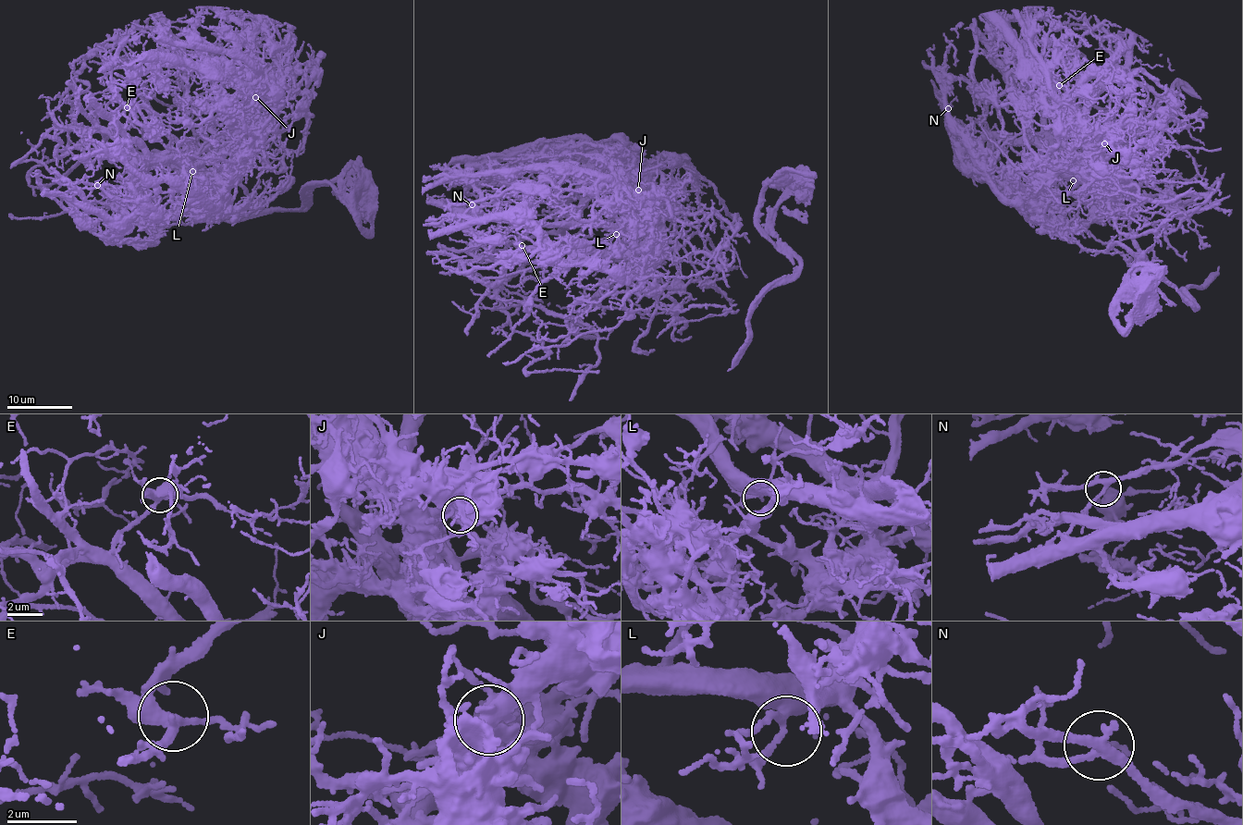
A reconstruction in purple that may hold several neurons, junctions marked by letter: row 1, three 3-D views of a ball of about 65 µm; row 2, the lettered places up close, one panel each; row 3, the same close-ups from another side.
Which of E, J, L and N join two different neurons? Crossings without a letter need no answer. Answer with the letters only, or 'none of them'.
none of them

